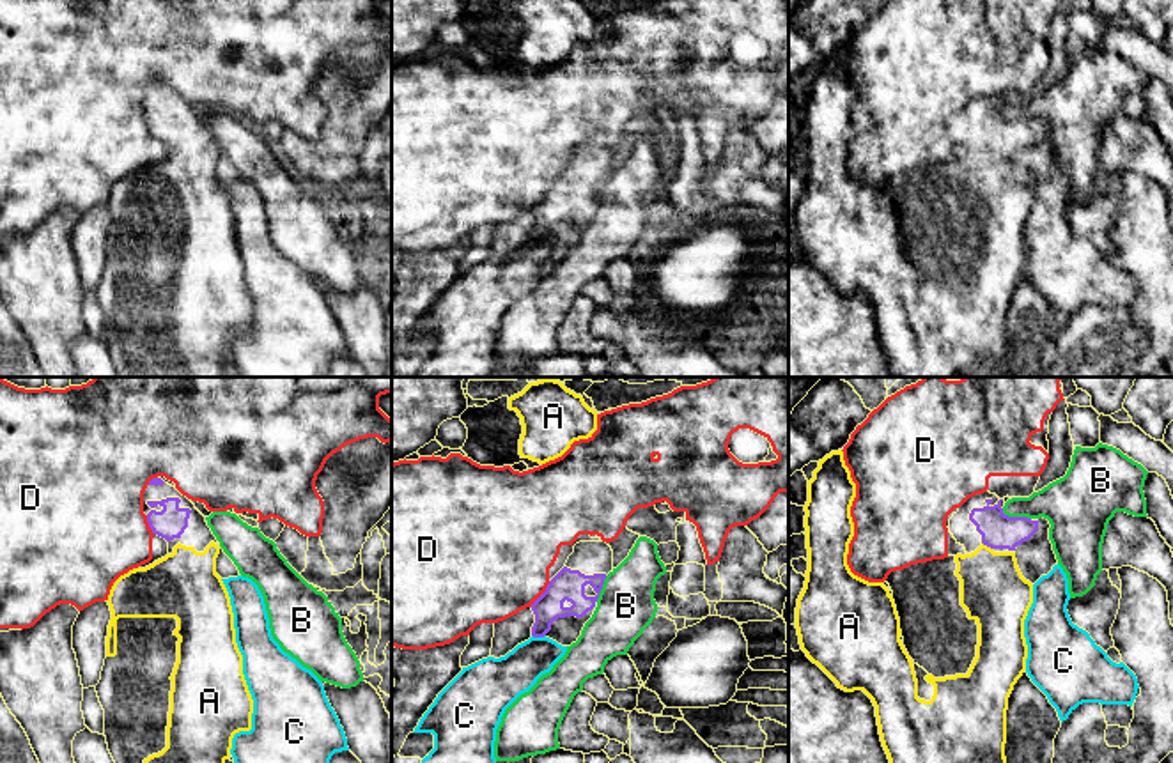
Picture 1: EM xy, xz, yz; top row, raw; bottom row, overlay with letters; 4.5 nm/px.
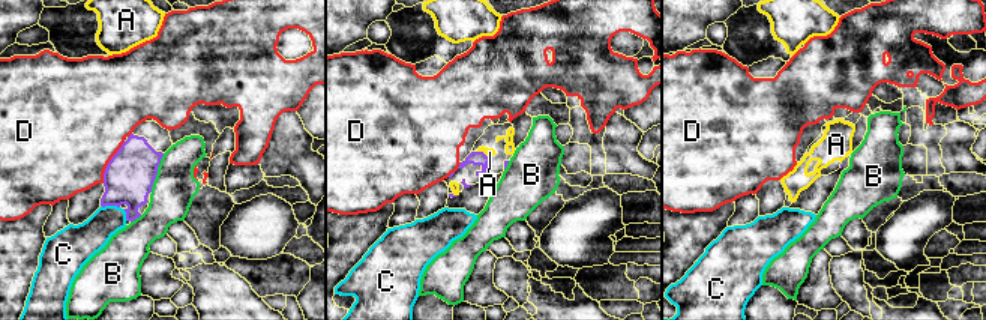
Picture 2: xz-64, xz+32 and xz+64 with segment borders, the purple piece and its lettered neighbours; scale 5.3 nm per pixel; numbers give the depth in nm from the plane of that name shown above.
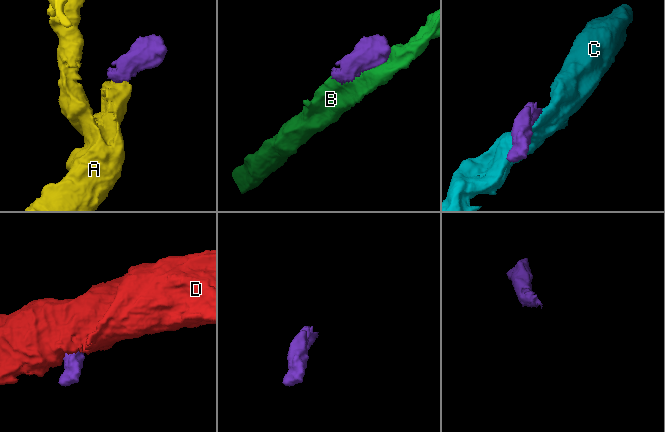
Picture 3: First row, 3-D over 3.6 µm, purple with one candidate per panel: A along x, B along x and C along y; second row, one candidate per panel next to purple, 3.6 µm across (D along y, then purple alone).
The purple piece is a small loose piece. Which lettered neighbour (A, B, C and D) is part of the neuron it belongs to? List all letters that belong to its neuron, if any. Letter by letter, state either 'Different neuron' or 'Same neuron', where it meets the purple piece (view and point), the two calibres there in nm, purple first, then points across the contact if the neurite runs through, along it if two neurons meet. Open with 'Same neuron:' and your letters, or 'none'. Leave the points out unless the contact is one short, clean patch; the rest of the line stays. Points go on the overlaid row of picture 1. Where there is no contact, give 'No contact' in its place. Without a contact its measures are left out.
Same neuron: A
A: Same neuron. Touches purple at yz (987, 546). Thickness 160 nm (purple) against 300 nm. Path across: yz (998, 531), (987, 546), (987, 579), (993, 592)
B: Different neuron. Touches purple at yz (1016, 517). Thickness 160 nm (purple) against 240 nm
C: Different neuron. Touches purple at xz (539, 636). Thickness 130 nm (purple) against 200 nm
D: Different neuron. Touches purple at xz (543, 593). Thickness 140 nm (purple) against 480 nm

